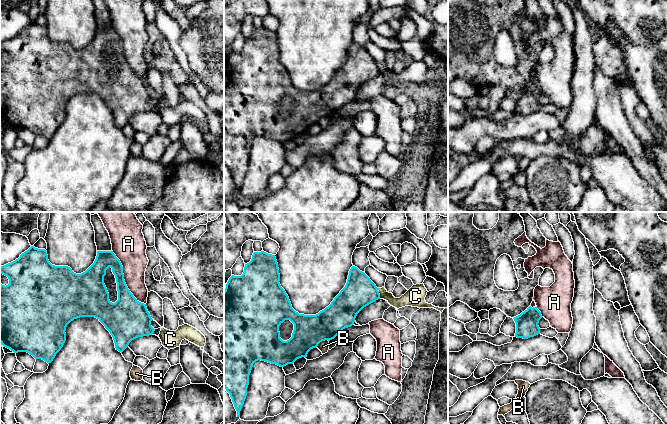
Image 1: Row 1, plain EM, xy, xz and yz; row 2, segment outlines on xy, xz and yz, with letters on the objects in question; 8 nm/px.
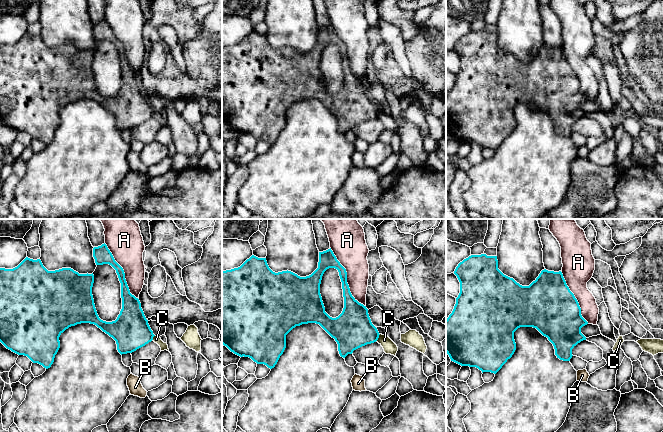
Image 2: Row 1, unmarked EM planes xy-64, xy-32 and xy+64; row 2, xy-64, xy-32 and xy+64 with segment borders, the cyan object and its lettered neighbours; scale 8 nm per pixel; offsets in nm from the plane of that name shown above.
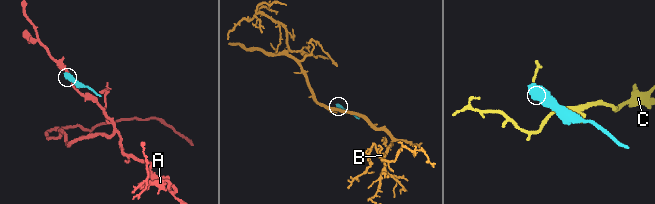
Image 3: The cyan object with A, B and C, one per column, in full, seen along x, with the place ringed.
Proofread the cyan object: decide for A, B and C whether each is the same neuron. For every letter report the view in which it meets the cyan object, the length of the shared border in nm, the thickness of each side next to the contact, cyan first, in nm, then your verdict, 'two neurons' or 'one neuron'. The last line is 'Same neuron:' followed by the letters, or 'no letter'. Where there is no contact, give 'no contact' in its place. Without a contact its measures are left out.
A: contact in xy; length 500 nm; calibres 220 and 240 nm; two neurons
B: contact in xz; length 120 nm; calibres 260 and 90 nm; two neurons
C: contact in xz; length 90 nm; calibres 260 and 110 nm; two neurons
Same neuron: no letter

